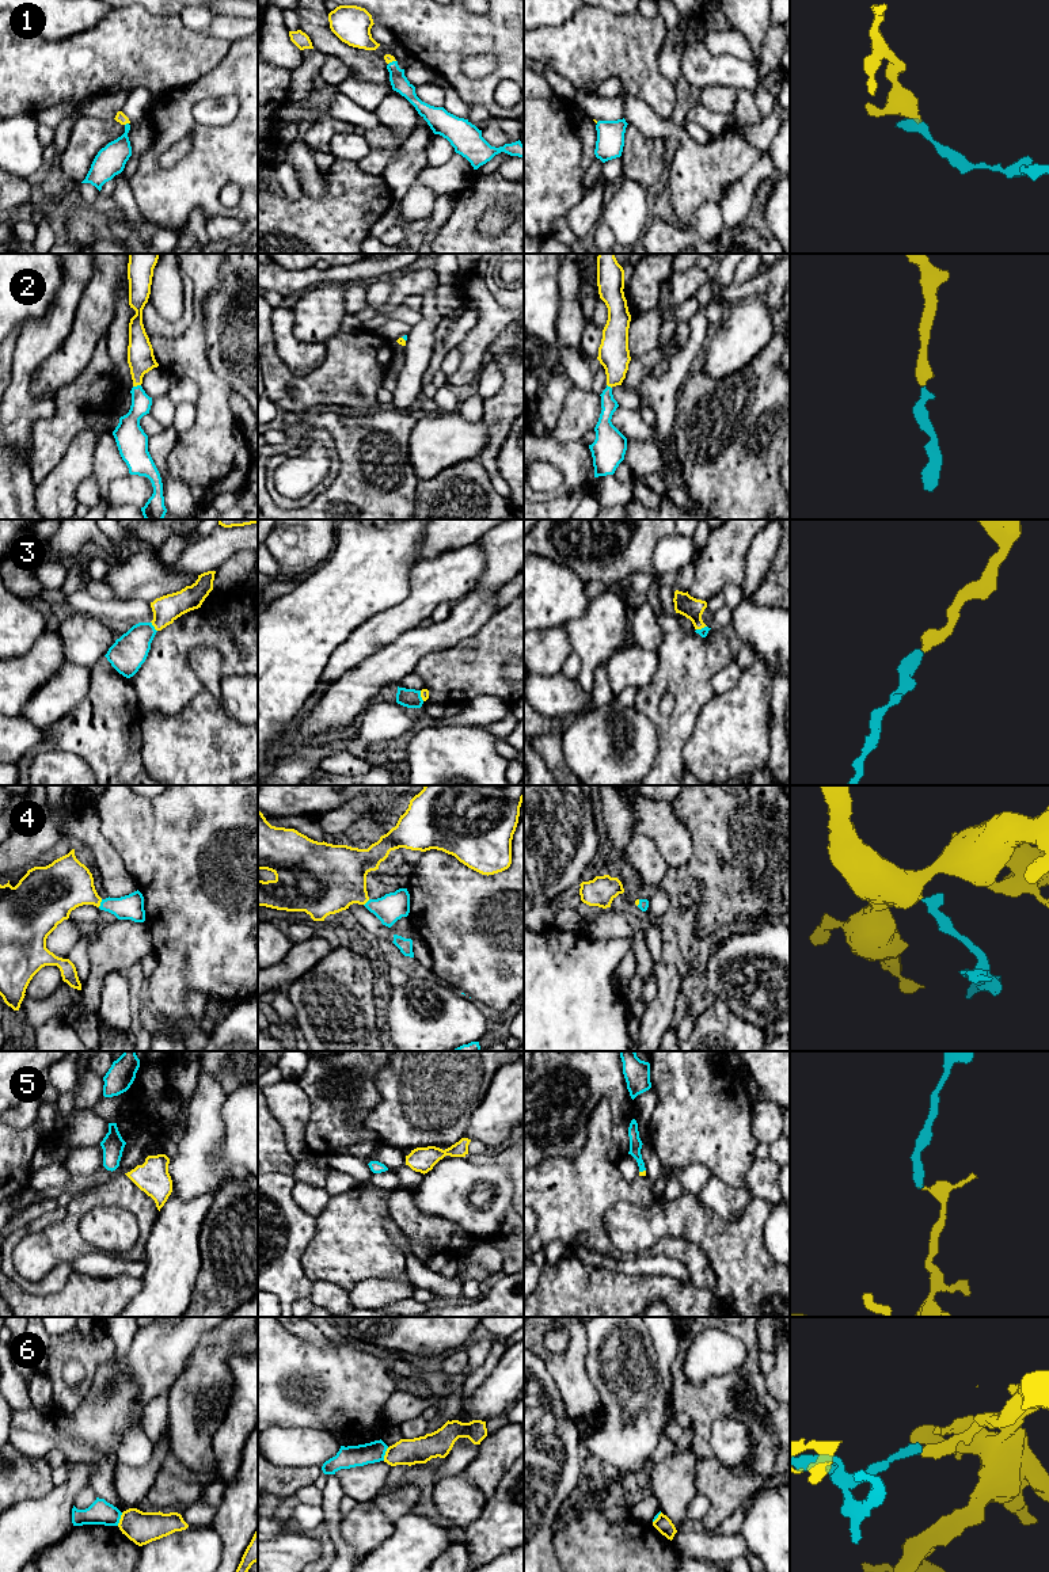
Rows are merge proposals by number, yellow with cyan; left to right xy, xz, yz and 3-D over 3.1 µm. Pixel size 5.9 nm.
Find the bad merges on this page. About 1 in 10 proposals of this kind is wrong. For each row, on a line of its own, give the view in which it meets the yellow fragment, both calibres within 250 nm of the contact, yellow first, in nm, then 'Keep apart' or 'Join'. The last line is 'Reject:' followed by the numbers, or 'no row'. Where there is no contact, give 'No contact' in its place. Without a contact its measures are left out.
1: Touches yellow in xy. Thickness 60 nm (yellow) against 180 nm. Join
2: Touches yellow in xy. Thickness 160 nm (yellow) against 130 nm. Join
3: Touches yellow in xy. Thickness 160 nm (yellow) against 200 nm. Join
4: Touches yellow in xy. Thickness 300 nm (yellow) against 150 nm. Join
5: Touches yellow in yz. Thickness 30 nm (yellow) against 80 nm. Join
6: Touches yellow in xy. Thickness 190 nm (yellow) against 140 nm. Keep apart
Reject: 6

